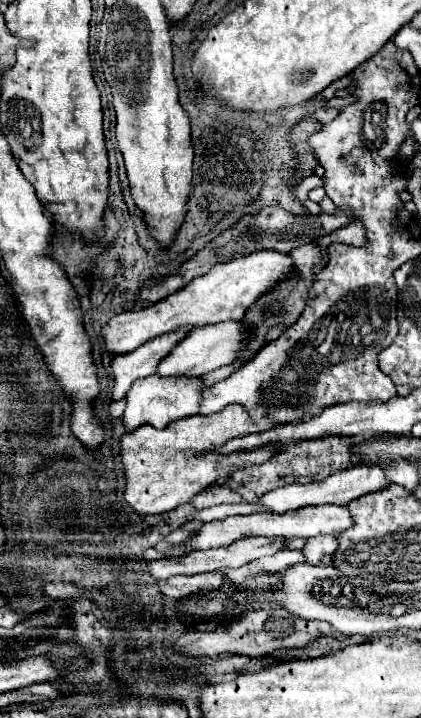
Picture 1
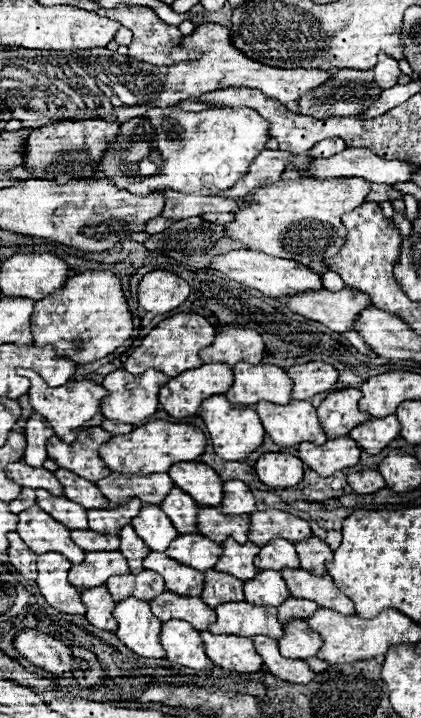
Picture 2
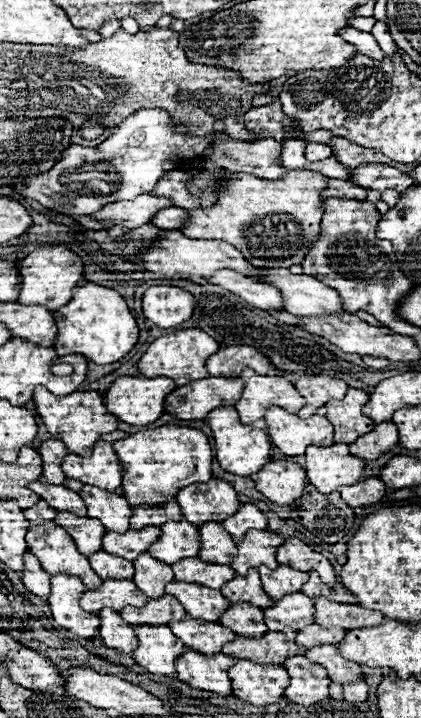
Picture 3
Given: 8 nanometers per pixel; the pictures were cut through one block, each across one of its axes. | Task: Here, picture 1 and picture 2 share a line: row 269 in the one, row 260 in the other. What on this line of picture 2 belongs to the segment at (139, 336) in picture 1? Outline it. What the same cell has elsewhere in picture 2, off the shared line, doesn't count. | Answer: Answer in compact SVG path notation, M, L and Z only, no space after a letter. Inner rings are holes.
M244 248L244 250L226 252L222 256L216 256L212 260L210 268L220 270L226 276L230 276L232 280L236 280L240 284L246 284L250 288L256 288L262 294L272 296L272 298L296 296L300 292L314 292L314 290L322 290L324 288L320 276L314 270L310 270L308 266L304 266L300 262L294 262L294 260L284 260L284 258L278 258L278 256L268 256L268 254L258 252L258 250L246 250Z

